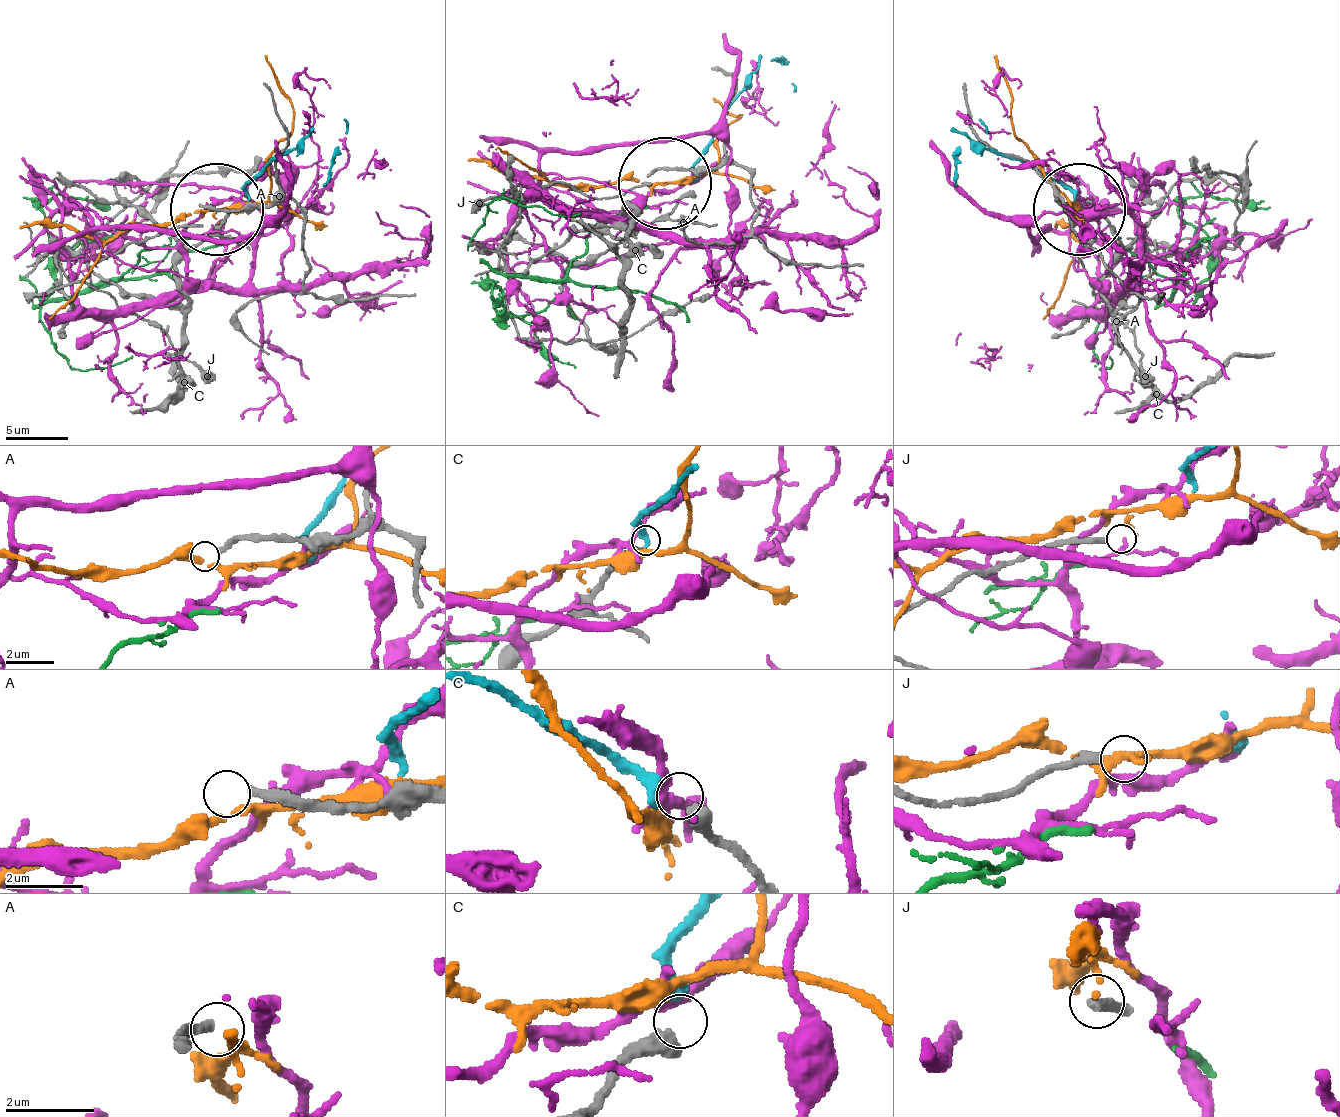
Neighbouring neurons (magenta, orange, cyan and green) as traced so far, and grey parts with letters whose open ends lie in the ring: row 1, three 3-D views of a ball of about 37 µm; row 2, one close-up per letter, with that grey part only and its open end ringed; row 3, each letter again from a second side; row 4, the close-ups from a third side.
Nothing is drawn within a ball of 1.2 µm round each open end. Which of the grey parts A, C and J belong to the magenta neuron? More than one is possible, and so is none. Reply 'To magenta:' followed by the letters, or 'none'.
To magenta: none

